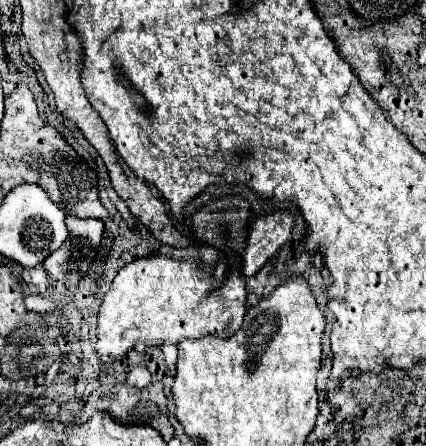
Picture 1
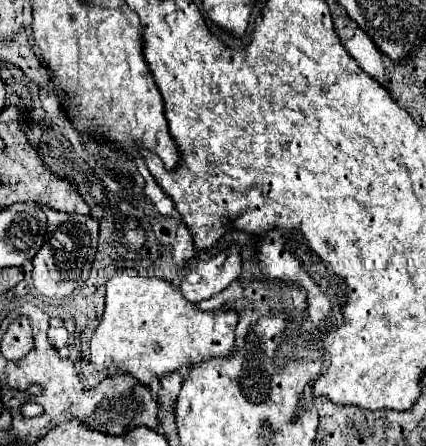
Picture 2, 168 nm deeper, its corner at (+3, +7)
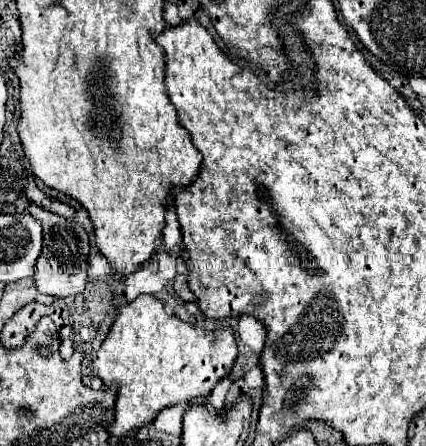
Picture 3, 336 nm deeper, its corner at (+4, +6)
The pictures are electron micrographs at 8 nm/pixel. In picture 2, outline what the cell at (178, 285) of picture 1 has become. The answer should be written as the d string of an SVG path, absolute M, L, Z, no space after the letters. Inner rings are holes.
M118 269L116 275L106 283L106 307L100 325L96 327L90 341L90 363L96 369L118 367L134 375L140 383L150 385L152 379L160 379L166 371L178 371L188 367L192 361L226 355L234 347L234 329L238 313L222 305L214 311L202 311L196 303L184 299L180 287L160 277L144 277L132 269Z

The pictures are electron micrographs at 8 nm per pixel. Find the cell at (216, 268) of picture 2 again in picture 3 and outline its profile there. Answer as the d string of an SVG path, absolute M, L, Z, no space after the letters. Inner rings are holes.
M177 274L175 276L175 294L179 294L183 300L195 300L195 296L191 294L191 290L187 288L185 274Z

